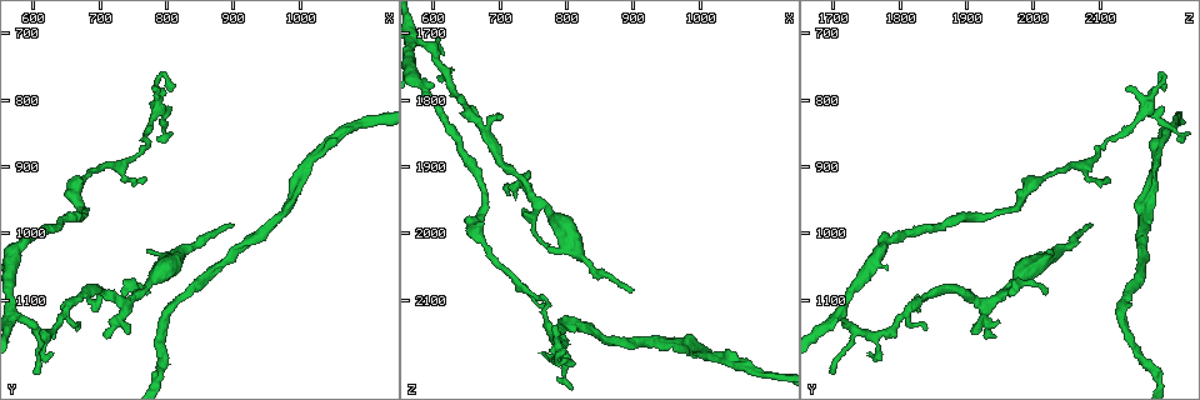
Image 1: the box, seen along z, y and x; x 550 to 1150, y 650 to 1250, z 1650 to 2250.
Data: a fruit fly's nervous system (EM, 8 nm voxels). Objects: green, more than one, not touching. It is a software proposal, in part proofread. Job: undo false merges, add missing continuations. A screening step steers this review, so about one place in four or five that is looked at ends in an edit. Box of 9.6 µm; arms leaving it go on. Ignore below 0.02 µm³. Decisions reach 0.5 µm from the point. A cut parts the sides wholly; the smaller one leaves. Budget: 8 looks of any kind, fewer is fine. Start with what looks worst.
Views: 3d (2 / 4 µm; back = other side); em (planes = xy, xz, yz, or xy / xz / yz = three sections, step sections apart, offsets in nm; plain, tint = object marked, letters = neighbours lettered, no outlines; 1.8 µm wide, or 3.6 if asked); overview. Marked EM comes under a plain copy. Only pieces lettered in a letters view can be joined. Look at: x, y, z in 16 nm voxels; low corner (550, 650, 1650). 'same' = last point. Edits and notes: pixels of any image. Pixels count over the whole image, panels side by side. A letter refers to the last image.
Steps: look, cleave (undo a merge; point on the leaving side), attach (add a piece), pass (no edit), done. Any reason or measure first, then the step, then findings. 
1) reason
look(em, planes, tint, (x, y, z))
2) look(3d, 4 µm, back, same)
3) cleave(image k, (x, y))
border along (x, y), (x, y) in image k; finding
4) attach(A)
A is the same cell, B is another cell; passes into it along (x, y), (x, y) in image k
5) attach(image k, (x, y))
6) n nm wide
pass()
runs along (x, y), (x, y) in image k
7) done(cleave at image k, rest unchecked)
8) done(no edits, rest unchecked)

an open end
look(3d, 2 µm, back, (895, 990, 2085))

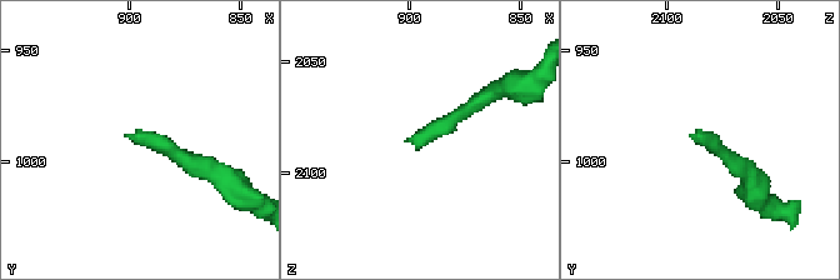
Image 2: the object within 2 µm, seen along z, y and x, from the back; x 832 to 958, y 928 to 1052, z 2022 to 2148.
look(em, planes, letters, (899, 987, 2087))

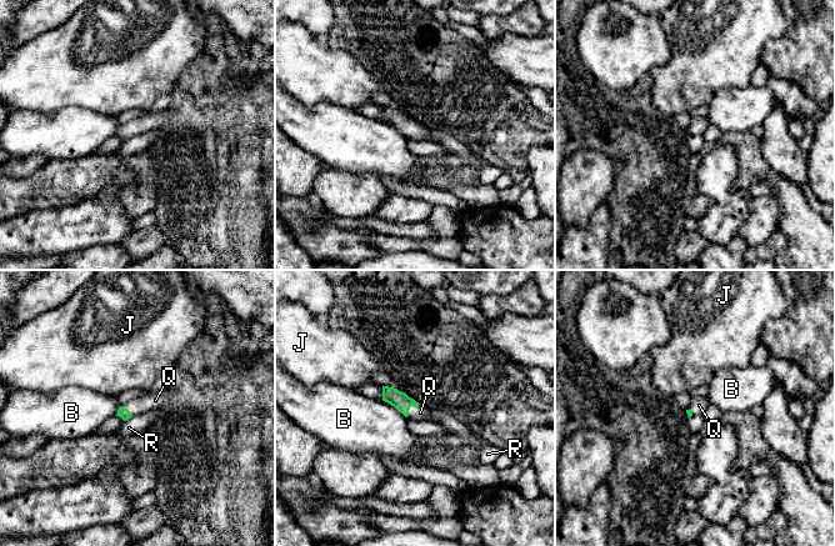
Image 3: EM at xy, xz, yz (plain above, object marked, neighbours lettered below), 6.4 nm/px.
attach(Q)
Q is the same cell, B, J and R are other cells; passes into it along (399, 400), (409, 409), (420, 412) in image 3; the neuron continues

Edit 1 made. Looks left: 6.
look(overview)

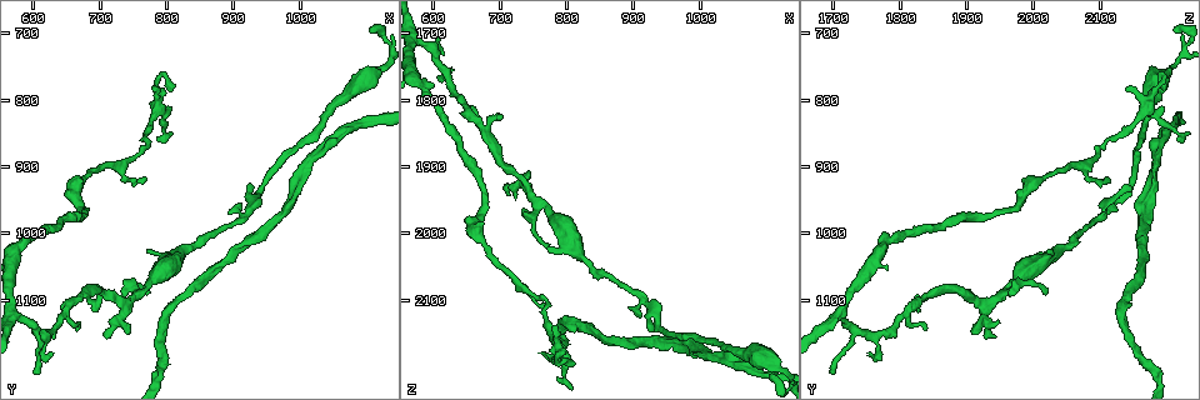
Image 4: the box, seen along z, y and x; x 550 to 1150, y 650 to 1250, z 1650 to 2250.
thin end
look(em, planes, letters, (805, 790, 2200))

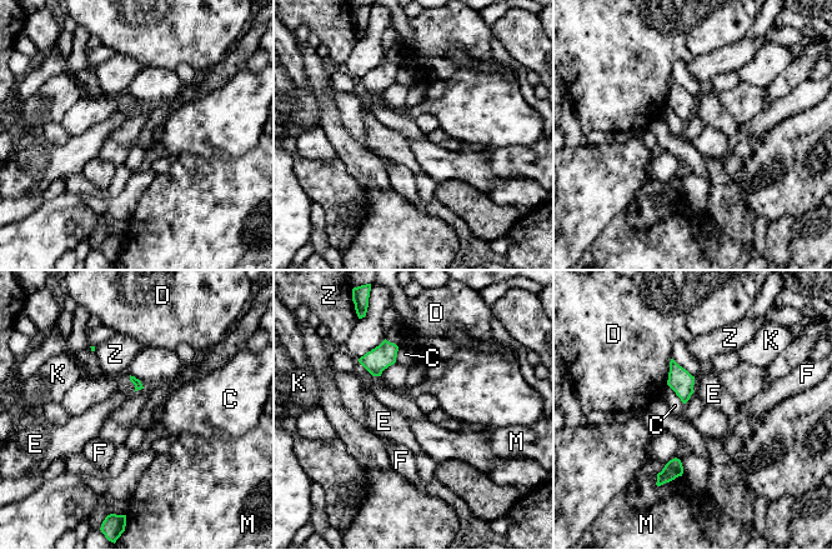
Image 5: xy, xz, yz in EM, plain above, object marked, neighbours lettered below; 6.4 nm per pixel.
pass()
C, D, E, F, K, M and Z are other cells; border along (667, 384), (683, 404) in image 5; none of them fits

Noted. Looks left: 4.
branch stops here
look(em, 3.6 µm, planes, letters, (745, 1150, 1910))

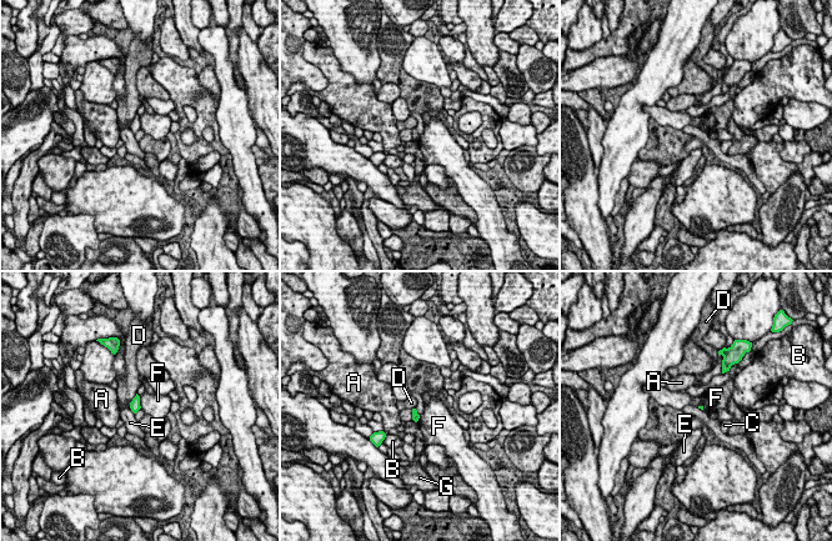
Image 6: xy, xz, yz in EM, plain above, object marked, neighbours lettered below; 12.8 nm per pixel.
pass()
A, B, C, D, E, F and G are other cells; border along (139, 396), (141, 407) in image 6; none of them fits

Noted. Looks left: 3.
done(attach at image 3, rest unchecked)

